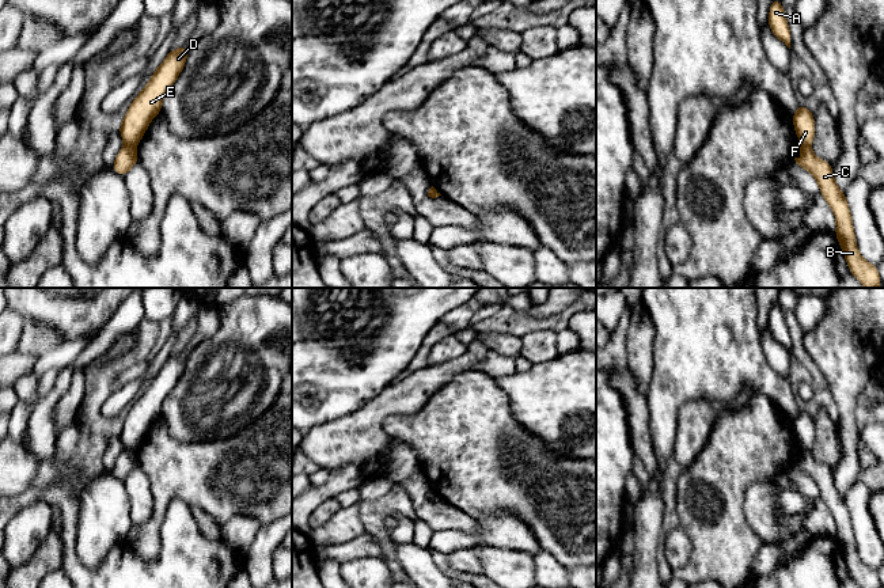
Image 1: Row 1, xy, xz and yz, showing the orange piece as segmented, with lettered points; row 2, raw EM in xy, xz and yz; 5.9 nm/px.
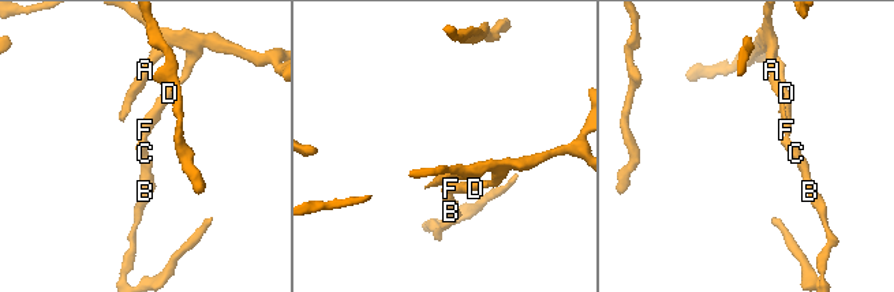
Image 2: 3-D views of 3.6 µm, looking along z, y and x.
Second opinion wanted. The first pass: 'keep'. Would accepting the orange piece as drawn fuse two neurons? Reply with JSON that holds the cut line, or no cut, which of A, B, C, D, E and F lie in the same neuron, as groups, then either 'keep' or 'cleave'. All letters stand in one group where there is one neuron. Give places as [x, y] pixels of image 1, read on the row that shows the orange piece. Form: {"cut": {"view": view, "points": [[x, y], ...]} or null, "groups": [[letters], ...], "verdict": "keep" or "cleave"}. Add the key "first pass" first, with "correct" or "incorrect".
{"first pass": "incorrect", "cut": {"view": "xy", "points": [[125, 143], [133, 147]]}, "groups": [["A", "D", "E", "F"], ["B", "C"]], "verdict": "cleave"}

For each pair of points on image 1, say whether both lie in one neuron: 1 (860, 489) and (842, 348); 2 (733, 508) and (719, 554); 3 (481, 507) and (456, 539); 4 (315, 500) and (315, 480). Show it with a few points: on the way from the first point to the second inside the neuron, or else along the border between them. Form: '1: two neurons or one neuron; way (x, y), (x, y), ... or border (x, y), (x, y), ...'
1: two neurons; border (858, 478), (843, 496)
2: one neuron; way (723, 519), (721, 543)
3: two neurons; border (508, 512), (482, 516), (477, 520)
4: two neurons; border (330, 473), (323, 484), (311, 486)

